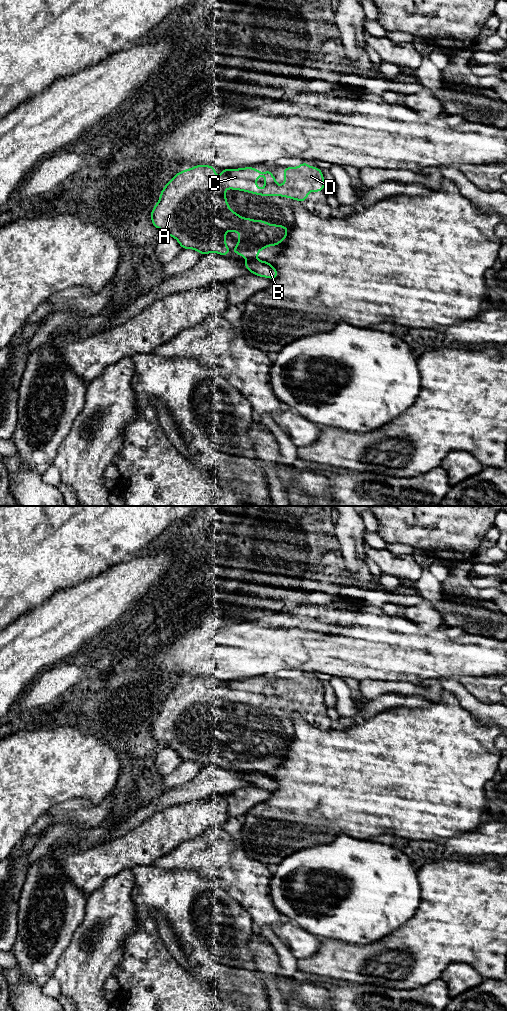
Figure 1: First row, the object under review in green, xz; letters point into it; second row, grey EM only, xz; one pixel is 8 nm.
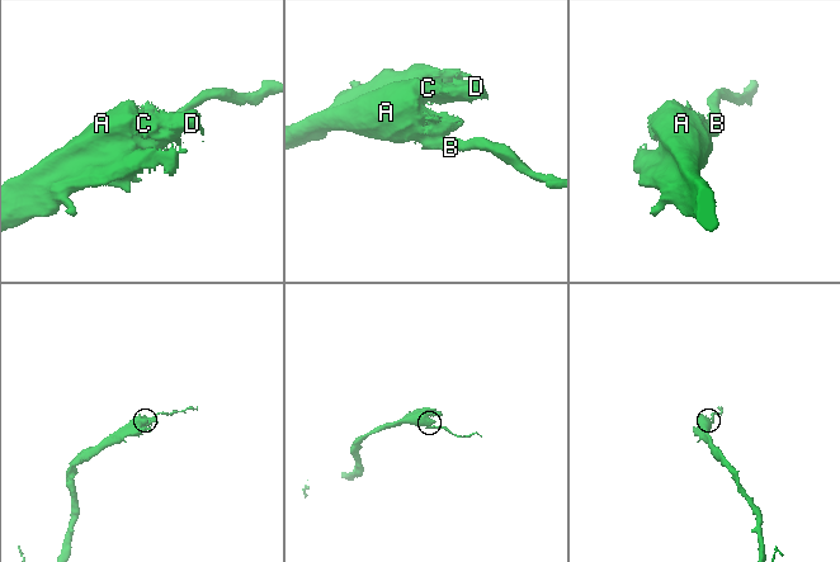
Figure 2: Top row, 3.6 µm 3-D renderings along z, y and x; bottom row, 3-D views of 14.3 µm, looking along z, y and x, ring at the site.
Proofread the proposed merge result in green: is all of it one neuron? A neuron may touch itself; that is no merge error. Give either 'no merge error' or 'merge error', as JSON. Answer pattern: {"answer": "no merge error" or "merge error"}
{"answer": "merge error"}

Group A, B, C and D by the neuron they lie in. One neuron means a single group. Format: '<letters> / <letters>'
A C D / B

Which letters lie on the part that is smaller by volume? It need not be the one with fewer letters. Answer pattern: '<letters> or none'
B

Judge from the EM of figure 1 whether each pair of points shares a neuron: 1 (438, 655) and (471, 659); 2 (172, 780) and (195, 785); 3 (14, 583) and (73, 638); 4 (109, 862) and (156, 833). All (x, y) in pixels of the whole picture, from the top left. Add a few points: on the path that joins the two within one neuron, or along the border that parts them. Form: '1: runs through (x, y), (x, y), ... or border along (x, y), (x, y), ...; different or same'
1: runs through (446, 657), (463, 657); same
2: border along (202, 768), (191, 779), (167, 790); different
3: border along (57, 591), (18, 618); different
4: runs through (121, 853), (144, 844); same

